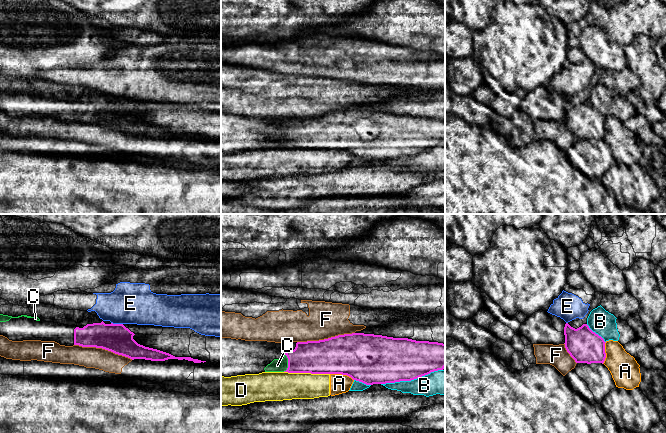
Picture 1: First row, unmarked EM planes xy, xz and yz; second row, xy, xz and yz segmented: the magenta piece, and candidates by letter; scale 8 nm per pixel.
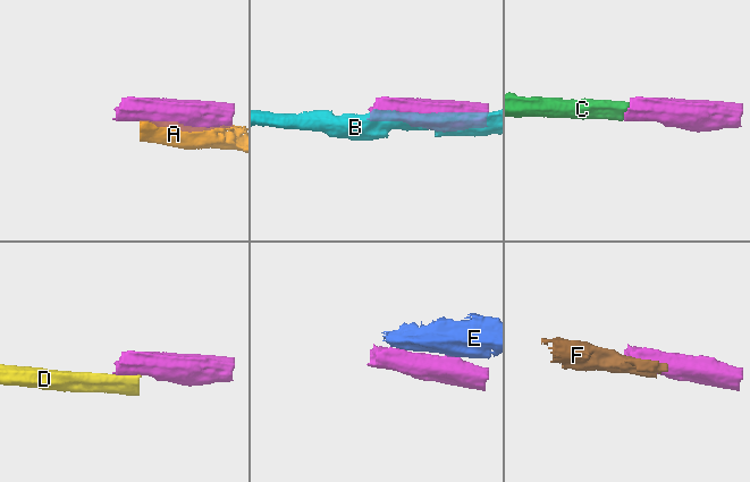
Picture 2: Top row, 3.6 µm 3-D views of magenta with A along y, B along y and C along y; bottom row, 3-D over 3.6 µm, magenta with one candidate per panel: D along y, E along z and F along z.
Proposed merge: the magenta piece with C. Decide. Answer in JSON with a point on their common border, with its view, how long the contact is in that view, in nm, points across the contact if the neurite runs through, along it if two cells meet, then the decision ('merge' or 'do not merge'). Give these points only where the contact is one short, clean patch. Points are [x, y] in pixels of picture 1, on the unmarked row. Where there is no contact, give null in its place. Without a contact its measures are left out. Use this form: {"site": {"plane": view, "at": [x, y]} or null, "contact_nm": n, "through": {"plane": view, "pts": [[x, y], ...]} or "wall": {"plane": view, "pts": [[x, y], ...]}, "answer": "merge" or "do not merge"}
{"site": {"plane": "xz", "at": [288, 139]}, "contact_nm": 140, "through": {"plane": "xz", "pts": [[316, 133], [307, 133], [288, 139], [277, 141]]}, "answer": "merge"}

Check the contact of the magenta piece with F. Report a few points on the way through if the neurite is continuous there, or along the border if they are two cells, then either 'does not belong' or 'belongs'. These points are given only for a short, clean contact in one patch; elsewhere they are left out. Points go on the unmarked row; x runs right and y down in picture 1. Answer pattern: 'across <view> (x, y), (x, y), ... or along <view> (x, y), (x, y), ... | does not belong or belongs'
does not belong

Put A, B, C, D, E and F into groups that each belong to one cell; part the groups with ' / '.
A D / B / C / E / F

